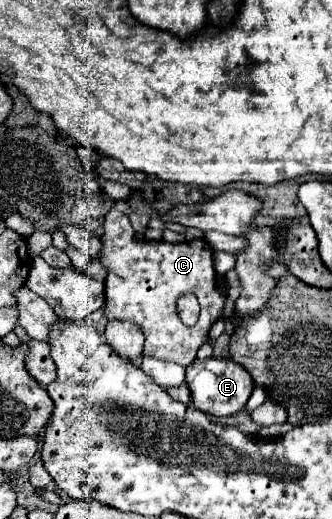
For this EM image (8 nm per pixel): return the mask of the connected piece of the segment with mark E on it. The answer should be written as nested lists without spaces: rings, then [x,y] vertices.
[[[207,358],[203,362],[193,362],[187,366],[187,386],[191,390],[191,398],[197,410],[223,418],[233,416],[247,404],[251,392],[253,392],[253,380],[249,372],[243,366],[237,366],[233,360],[219,360],[219,358]]]

